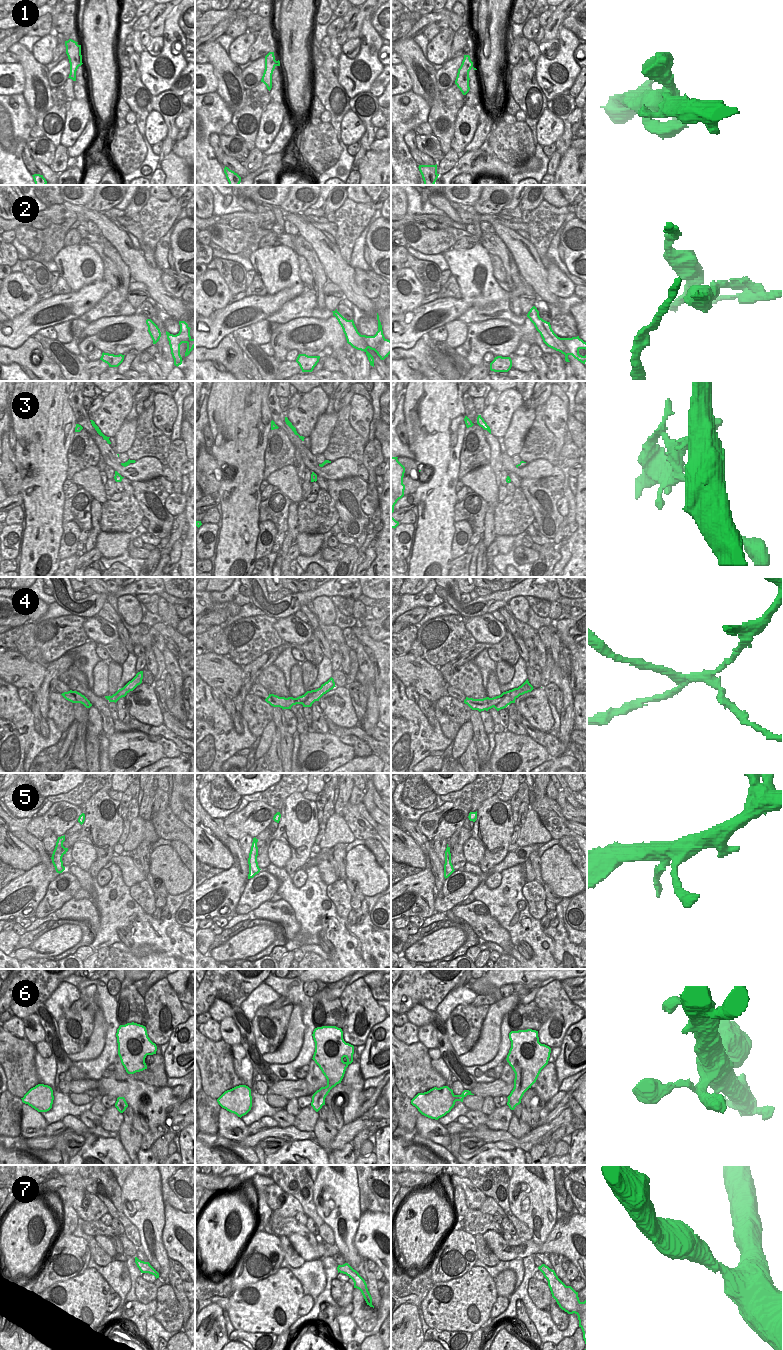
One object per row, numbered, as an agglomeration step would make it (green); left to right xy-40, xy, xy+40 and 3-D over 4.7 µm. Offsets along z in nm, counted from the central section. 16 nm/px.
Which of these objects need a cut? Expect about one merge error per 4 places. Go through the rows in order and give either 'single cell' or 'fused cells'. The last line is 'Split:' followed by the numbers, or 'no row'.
1: single cell
2: fused cells
3: fused cells
4: fused cells
5: single cell
6: single cell
7: single cell
Split: 2, 3, 4

